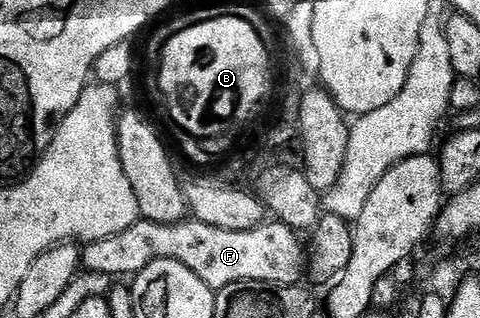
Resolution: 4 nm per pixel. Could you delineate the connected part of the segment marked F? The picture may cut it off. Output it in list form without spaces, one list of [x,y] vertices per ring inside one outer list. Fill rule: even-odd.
[[[139,220],[131,224],[131,228],[115,232],[115,236],[84,243],[80,247],[81,265],[93,274],[117,278],[120,274],[136,276],[155,260],[179,260],[179,264],[191,268],[191,272],[195,272],[195,276],[215,292],[227,284],[240,282],[293,286],[302,281],[307,264],[304,245],[298,238],[295,230],[276,220],[266,221],[247,232],[227,232],[196,220],[182,220],[175,224]]]

